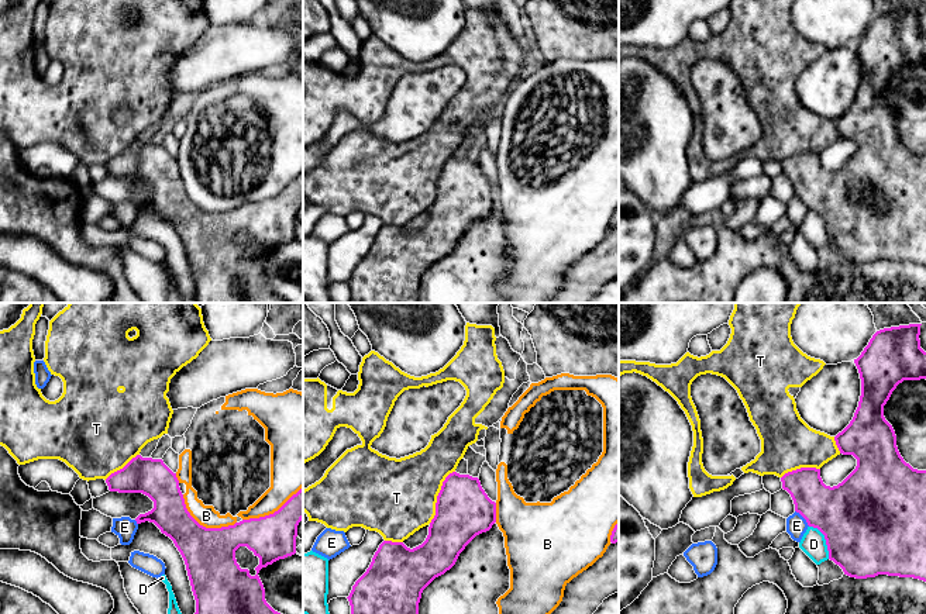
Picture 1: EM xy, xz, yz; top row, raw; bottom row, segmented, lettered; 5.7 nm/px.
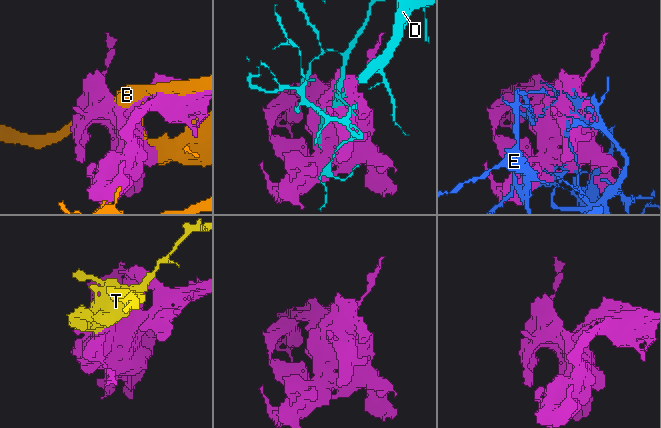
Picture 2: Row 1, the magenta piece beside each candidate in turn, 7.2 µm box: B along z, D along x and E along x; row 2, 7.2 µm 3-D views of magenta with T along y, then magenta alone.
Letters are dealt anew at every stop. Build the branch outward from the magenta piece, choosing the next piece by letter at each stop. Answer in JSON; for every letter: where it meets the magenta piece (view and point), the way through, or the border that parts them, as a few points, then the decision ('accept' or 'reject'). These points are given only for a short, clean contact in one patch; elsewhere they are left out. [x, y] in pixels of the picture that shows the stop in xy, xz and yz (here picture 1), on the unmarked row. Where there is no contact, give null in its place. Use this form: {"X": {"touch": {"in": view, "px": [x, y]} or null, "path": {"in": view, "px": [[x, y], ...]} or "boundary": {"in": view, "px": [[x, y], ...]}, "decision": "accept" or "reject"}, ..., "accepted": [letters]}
{"B": {"touch": {"in": "xy", "px": [202, 210]}, "decision": "reject"}, "D": {"touch": {"in": "yz", "px": [825, 223]}, "decision": "reject"}, "E": {"touch": {"in": "yz", "px": [804, 202]}, "decision": "reject"}, "T": {"touch": {"in": "xz", "px": [437, 180]}, "decision": "accept"}, "accepted": ["T"]}

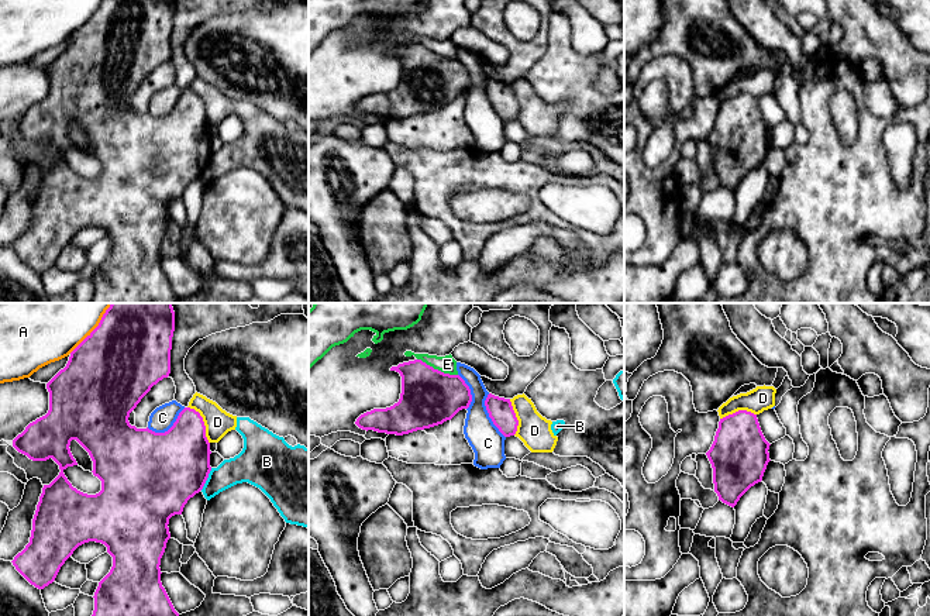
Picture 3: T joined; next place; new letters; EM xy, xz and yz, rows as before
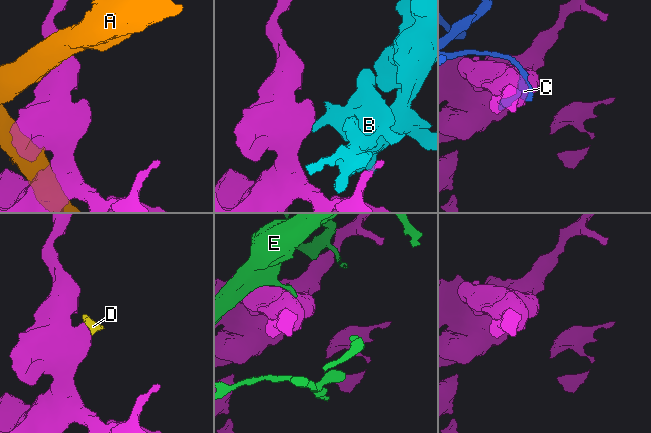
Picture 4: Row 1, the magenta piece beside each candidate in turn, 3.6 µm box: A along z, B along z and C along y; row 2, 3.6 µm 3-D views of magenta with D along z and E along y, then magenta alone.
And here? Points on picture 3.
{"A": {"touch": {"in": "xy", "px": [88, 20]}, "decision": "reject"}, "B": {"touch": {"in": "xy", "px": [206, 164]}, "boundary": {"in": "xy", "px": [[212, 152], [200, 174]]}, "decision": "reject"}, "C": {"touch": {"in": "xz", "px": [489, 100]}, "decision": "reject"}, "D": {"touch": {"in": "xy", "px": [203, 107]}, "boundary": {"in": "xy", "px": [[188, 90], [193, 92], [202, 102], [205, 120], [209, 127]]}, "decision": "reject"}, "E": {"touch": {"in": "xz", "px": [437, 54]}, "decision": "reject"}, "accepted": []}

